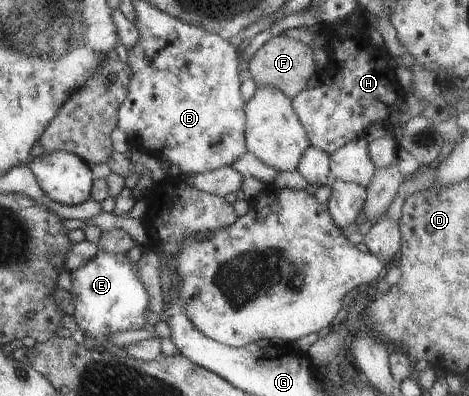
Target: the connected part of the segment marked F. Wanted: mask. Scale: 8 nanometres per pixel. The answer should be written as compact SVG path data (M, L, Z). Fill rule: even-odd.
M282 34L269 38L248 60L247 70L251 74L253 84L256 88L269 85L277 87L292 99L300 90L305 89L307 80L315 75L315 62L311 50L309 45Z

